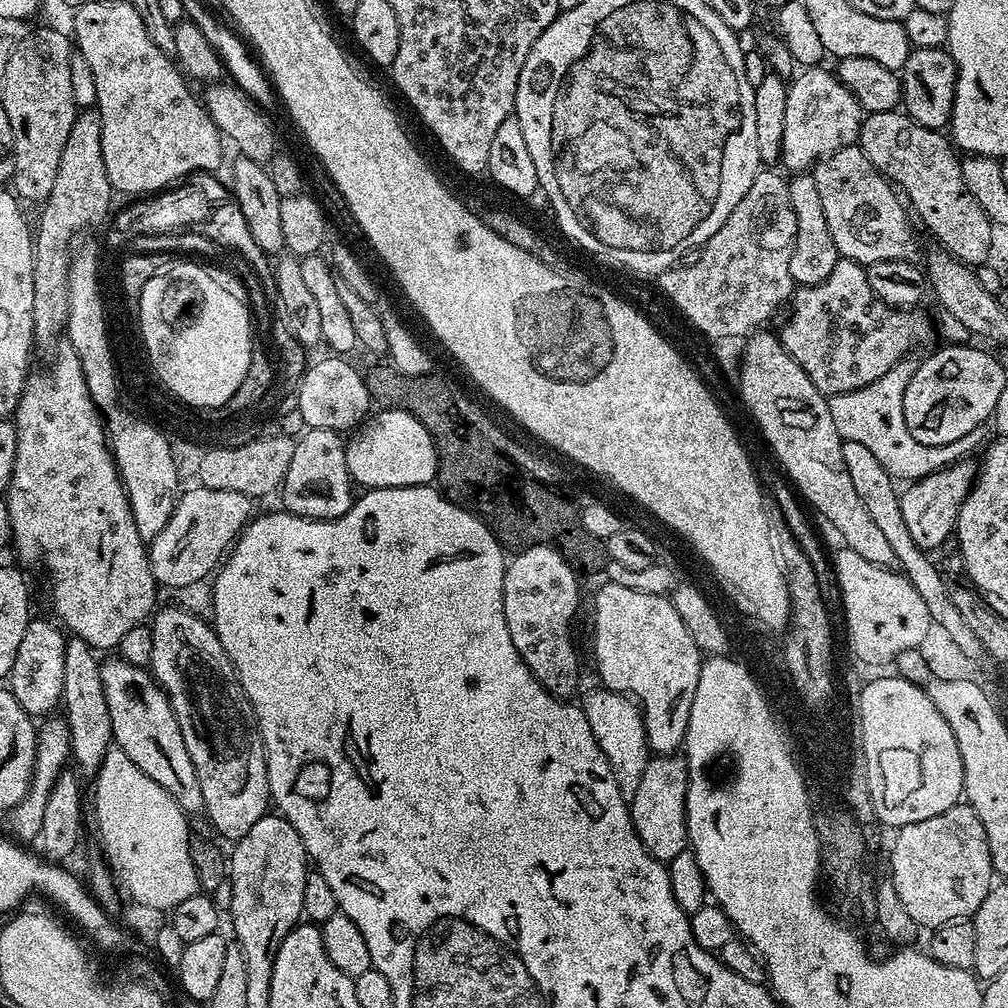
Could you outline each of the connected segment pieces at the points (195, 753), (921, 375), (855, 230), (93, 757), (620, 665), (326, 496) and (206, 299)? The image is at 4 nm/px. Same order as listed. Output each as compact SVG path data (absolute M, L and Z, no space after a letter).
M162 608L150 620L150 671L160 683L160 688L168 695L174 718L178 718L178 730L182 730L186 751L198 774L198 786L202 786L206 817L228 842L235 842L241 840L246 830L250 830L250 826L254 826L254 822L258 822L270 808L268 767L260 727L252 703L242 690L236 667L232 665L222 642L216 637L216 629L207 619L199 620L194 613L187 612L184 608Z
M952 344L940 348L933 356L928 356L917 363L914 378L906 386L902 414L906 418L906 426L918 442L926 446L942 446L944 443L955 442L979 423L987 422L992 417L992 411L998 406L998 394L1002 377L1002 365L999 359L980 348L968 348L964 344Z
M859 146L843 148L822 157L816 161L810 175L818 186L822 210L826 210L826 226L830 226L830 238L834 238L834 246L843 259L865 266L874 262L917 259L920 244L908 221L910 212L905 201L888 179L873 166L870 158L866 158Z
M72 638L66 646L66 667L62 669L62 716L68 721L71 759L76 760L75 767L84 778L95 777L96 771L102 766L106 754L114 746L112 727L110 726L110 710L106 707L106 694L102 690L102 663L97 649L91 648L86 642Z
M601 583L602 586L594 594L595 609L591 613L592 624L596 627L596 637L592 644L596 647L596 672L600 675L600 680L605 689L609 692L619 692L636 701L644 718L644 729L646 730L646 739L648 739L649 749L656 754L672 754L677 751L684 743L684 735L690 722L690 706L694 706L694 690L698 690L698 674L702 663L702 653L700 647L690 638L690 630L678 618L678 610L674 610L671 599L668 596L655 596L654 594L642 594L638 590L626 590L626 586L617 584Z
M321 428L304 430L296 440L294 458L290 458L290 466L279 486L283 511L311 520L333 520L352 508L352 488L354 481L346 466L346 444L341 433Z
M176 264L140 284L138 309L140 340L147 352L151 371L161 385L182 397L181 404L194 408L221 407L242 385L251 364L253 317L250 308L200 264Z

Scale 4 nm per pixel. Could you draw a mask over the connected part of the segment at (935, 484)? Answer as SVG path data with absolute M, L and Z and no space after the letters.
M961 458L947 468L938 470L920 480L913 480L907 485L908 489L900 492L902 518L914 542L926 554L935 553L935 548L943 546L947 540L953 539L956 530L956 519L960 513L964 499L976 483L978 464L975 459Z

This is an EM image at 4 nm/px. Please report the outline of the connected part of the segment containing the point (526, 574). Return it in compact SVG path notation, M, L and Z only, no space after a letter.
M534 546L533 548L525 548L517 551L516 556L507 561L504 569L504 626L512 639L512 646L518 650L520 659L526 662L527 668L534 674L534 678L538 678L538 682L542 682L542 686L551 696L558 696L561 698L571 697L571 692L575 690L576 683L580 680L580 660L576 657L576 648L572 645L572 619L576 616L577 610L582 604L582 595L580 596L580 584L576 581L578 577L577 569L573 568L564 556L552 546Z

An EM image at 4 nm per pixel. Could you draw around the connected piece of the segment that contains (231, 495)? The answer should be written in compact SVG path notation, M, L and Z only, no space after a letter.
M197 488L184 492L170 522L147 545L148 564L157 585L188 588L199 580L207 581L253 515L252 504L250 497L238 490Z

